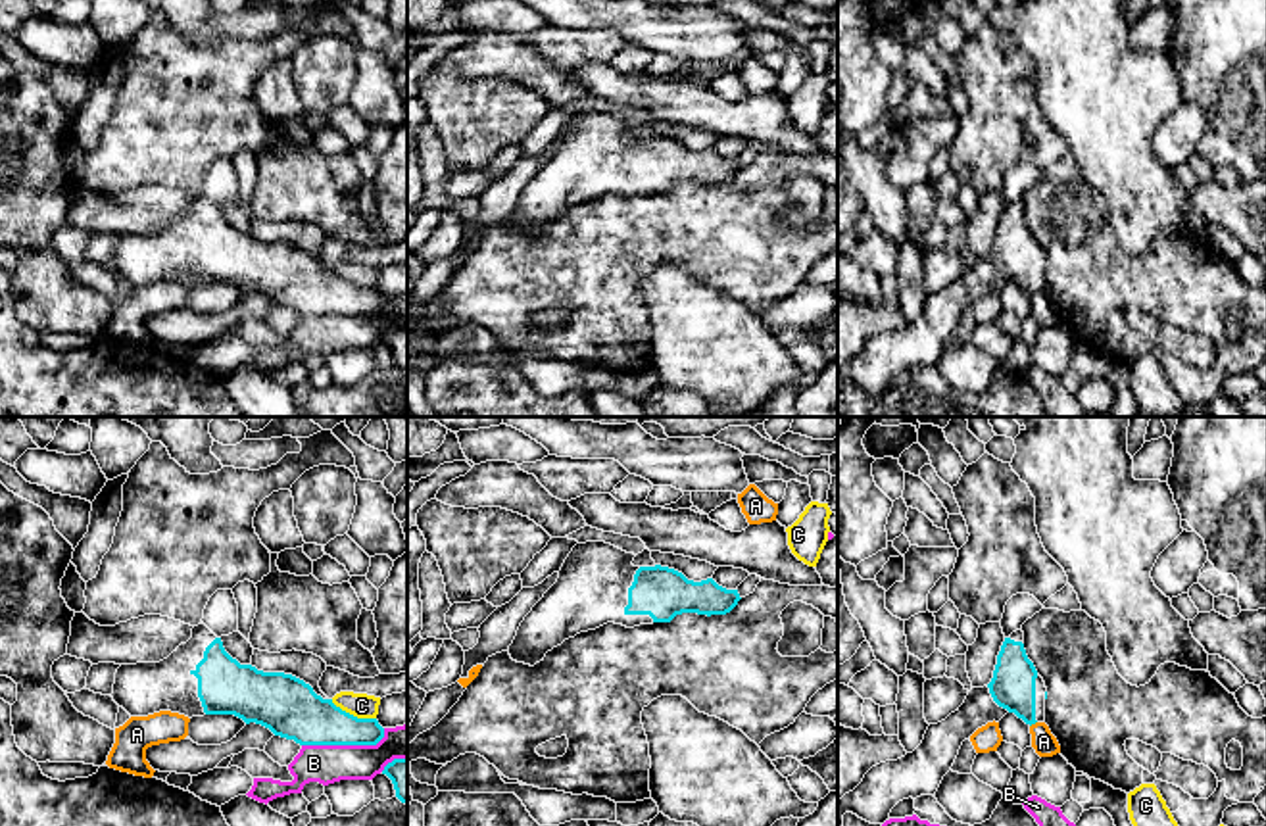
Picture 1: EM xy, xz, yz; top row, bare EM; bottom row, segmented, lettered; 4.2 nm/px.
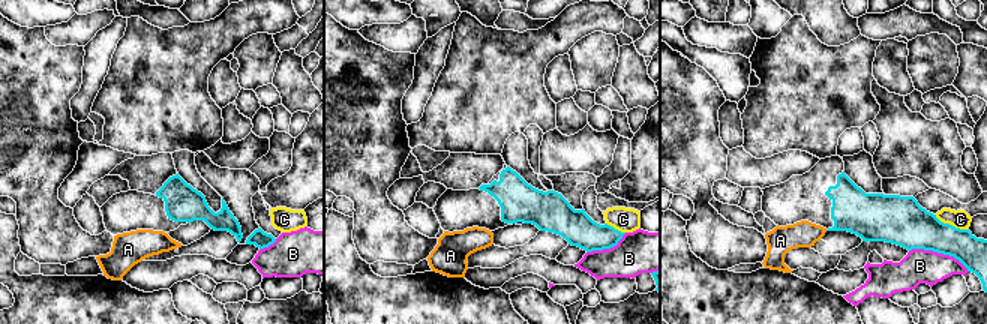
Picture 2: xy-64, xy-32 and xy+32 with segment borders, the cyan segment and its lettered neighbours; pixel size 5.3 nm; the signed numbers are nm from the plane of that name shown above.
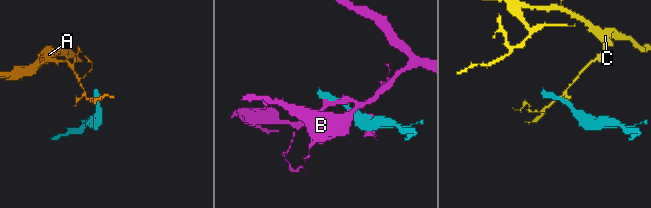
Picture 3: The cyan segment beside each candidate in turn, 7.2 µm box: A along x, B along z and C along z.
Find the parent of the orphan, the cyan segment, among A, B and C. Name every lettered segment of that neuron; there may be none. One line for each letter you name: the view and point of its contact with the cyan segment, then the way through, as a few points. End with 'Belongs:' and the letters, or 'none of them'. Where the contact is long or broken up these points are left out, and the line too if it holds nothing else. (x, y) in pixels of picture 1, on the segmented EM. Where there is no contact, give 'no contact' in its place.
Belongs: none of them

